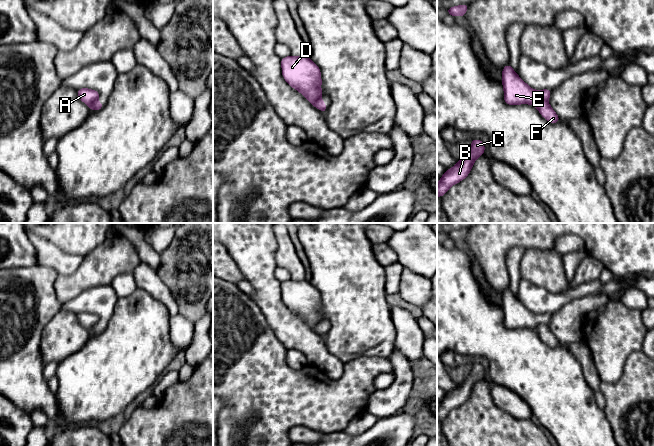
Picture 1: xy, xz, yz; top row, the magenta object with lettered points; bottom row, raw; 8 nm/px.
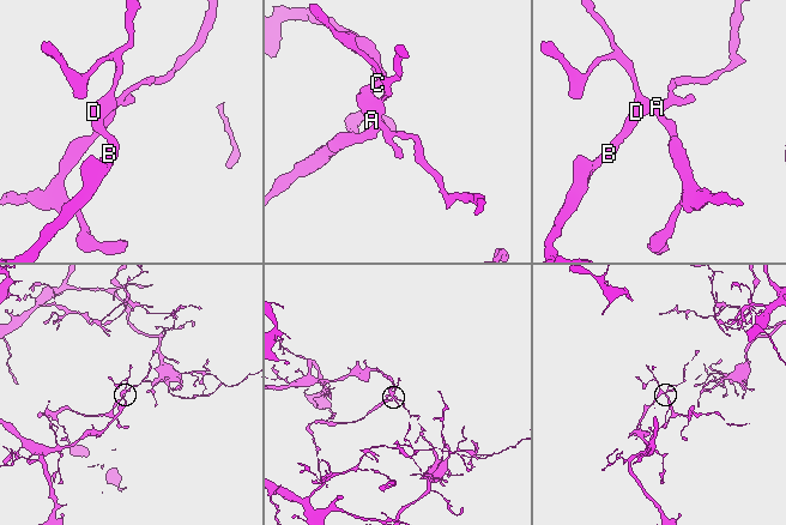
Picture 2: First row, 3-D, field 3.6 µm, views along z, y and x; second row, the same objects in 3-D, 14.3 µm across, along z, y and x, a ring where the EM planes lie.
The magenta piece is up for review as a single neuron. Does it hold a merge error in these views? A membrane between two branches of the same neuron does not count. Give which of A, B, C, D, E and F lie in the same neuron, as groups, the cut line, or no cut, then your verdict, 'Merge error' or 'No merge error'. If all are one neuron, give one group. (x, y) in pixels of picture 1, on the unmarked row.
Groups: A B C D E / F. Split along yz (546, 325), (540, 325), (535, 329). Merge error

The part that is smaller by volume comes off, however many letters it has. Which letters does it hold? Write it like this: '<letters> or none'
F

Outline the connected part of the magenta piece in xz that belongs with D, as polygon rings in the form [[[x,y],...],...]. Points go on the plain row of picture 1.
[[[289,279],[282,282],[280,288],[285,305],[316,331],[323,320],[319,291],[307,280]]]

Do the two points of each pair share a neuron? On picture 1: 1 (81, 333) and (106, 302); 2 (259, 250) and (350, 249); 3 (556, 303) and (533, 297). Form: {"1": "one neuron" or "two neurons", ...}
{"1": "two neurons", "2": "two neurons", "3": "one neuron"}

